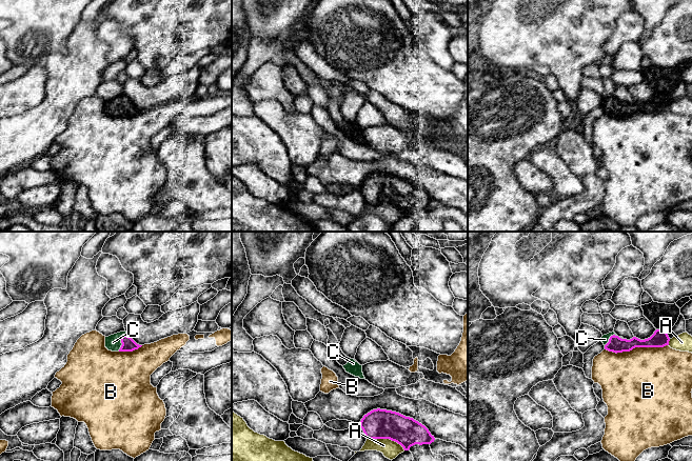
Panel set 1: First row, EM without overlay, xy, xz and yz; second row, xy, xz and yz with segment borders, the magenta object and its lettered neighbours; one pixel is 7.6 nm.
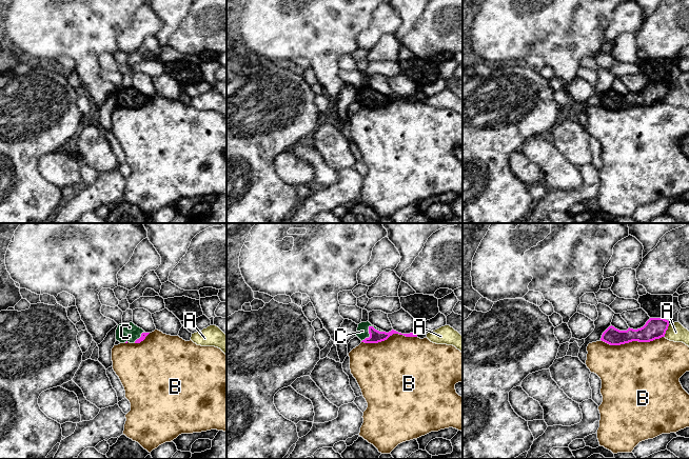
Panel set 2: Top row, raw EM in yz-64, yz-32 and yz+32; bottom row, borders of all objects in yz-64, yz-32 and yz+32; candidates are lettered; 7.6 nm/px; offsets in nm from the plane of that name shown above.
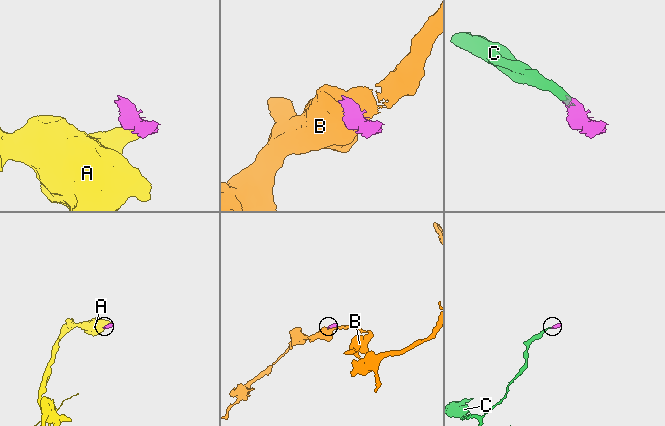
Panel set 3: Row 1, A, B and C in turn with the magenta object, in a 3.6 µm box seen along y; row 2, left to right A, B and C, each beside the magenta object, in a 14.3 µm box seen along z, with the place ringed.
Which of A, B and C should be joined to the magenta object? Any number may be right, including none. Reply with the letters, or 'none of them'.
C

